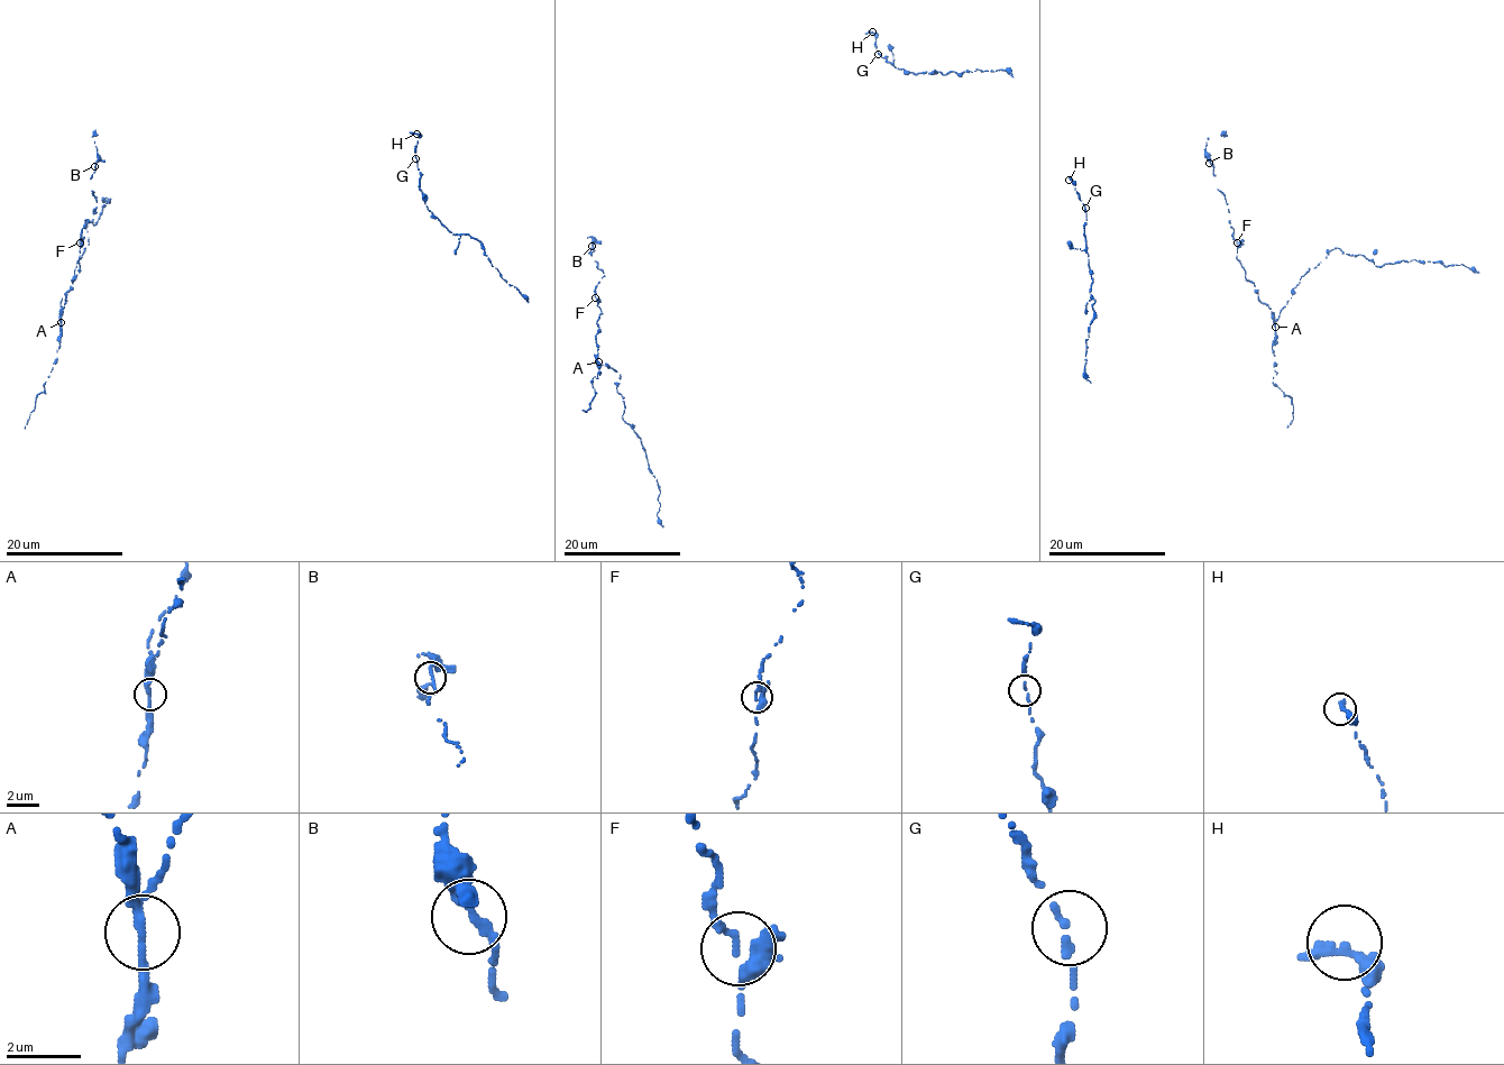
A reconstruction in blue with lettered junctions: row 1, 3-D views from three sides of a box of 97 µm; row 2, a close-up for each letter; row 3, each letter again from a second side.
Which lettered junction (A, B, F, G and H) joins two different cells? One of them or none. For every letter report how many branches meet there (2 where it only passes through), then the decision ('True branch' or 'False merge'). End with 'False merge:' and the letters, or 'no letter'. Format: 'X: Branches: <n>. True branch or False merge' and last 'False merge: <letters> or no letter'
A: Branches: 3. False merge
B: Branches: 2. True branch
F: Branches: 3. True branch
G: Branches: 2. True branch
H: Branches: 2. True branch
False merge: A

